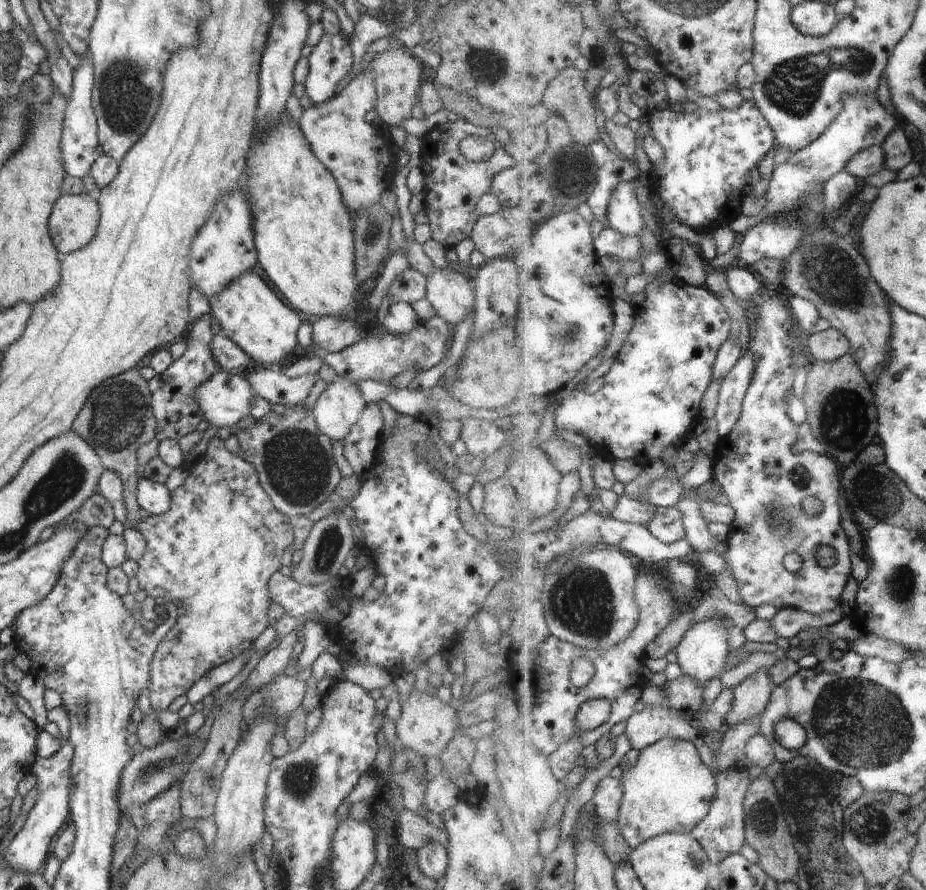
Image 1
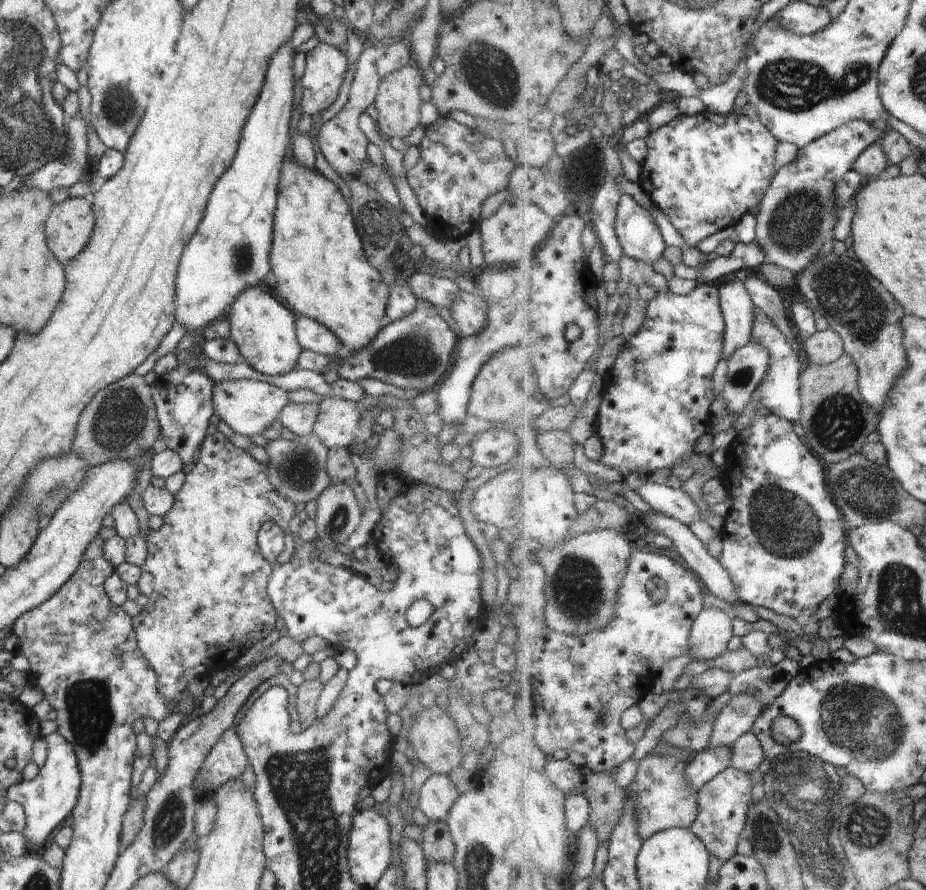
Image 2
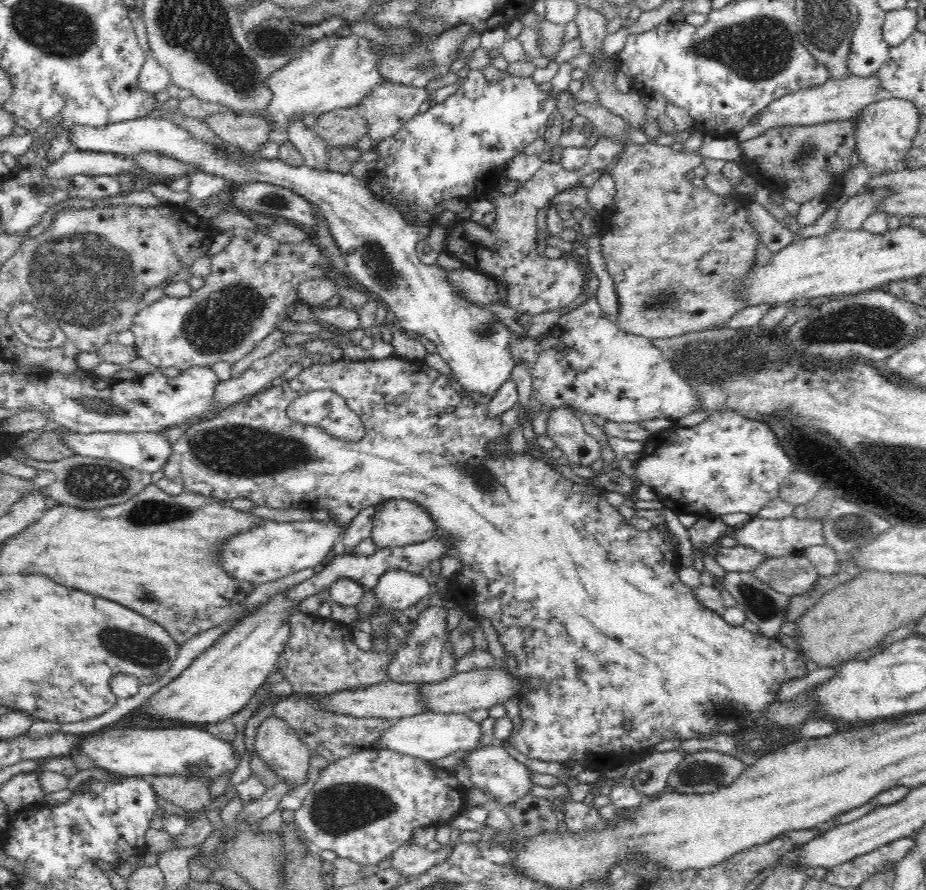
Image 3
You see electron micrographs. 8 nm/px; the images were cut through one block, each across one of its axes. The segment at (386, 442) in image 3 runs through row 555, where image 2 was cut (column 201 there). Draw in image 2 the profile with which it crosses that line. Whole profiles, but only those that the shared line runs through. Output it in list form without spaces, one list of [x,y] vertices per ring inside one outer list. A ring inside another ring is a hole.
[[[216,432],[205,436],[200,456],[193,466],[185,474],[182,488],[173,495],[172,508],[163,516],[161,529],[150,530],[144,537],[147,557],[137,584],[148,603],[140,614],[131,618],[138,648],[156,672],[158,692],[168,704],[181,701],[181,693],[187,692],[188,682],[232,666],[247,648],[272,634],[277,614],[266,590],[272,565],[262,555],[256,540],[262,524],[276,524],[284,534],[285,544],[276,558],[277,564],[287,563],[295,550],[289,524],[296,505],[274,490],[268,482],[265,464],[236,447],[223,433]]]

